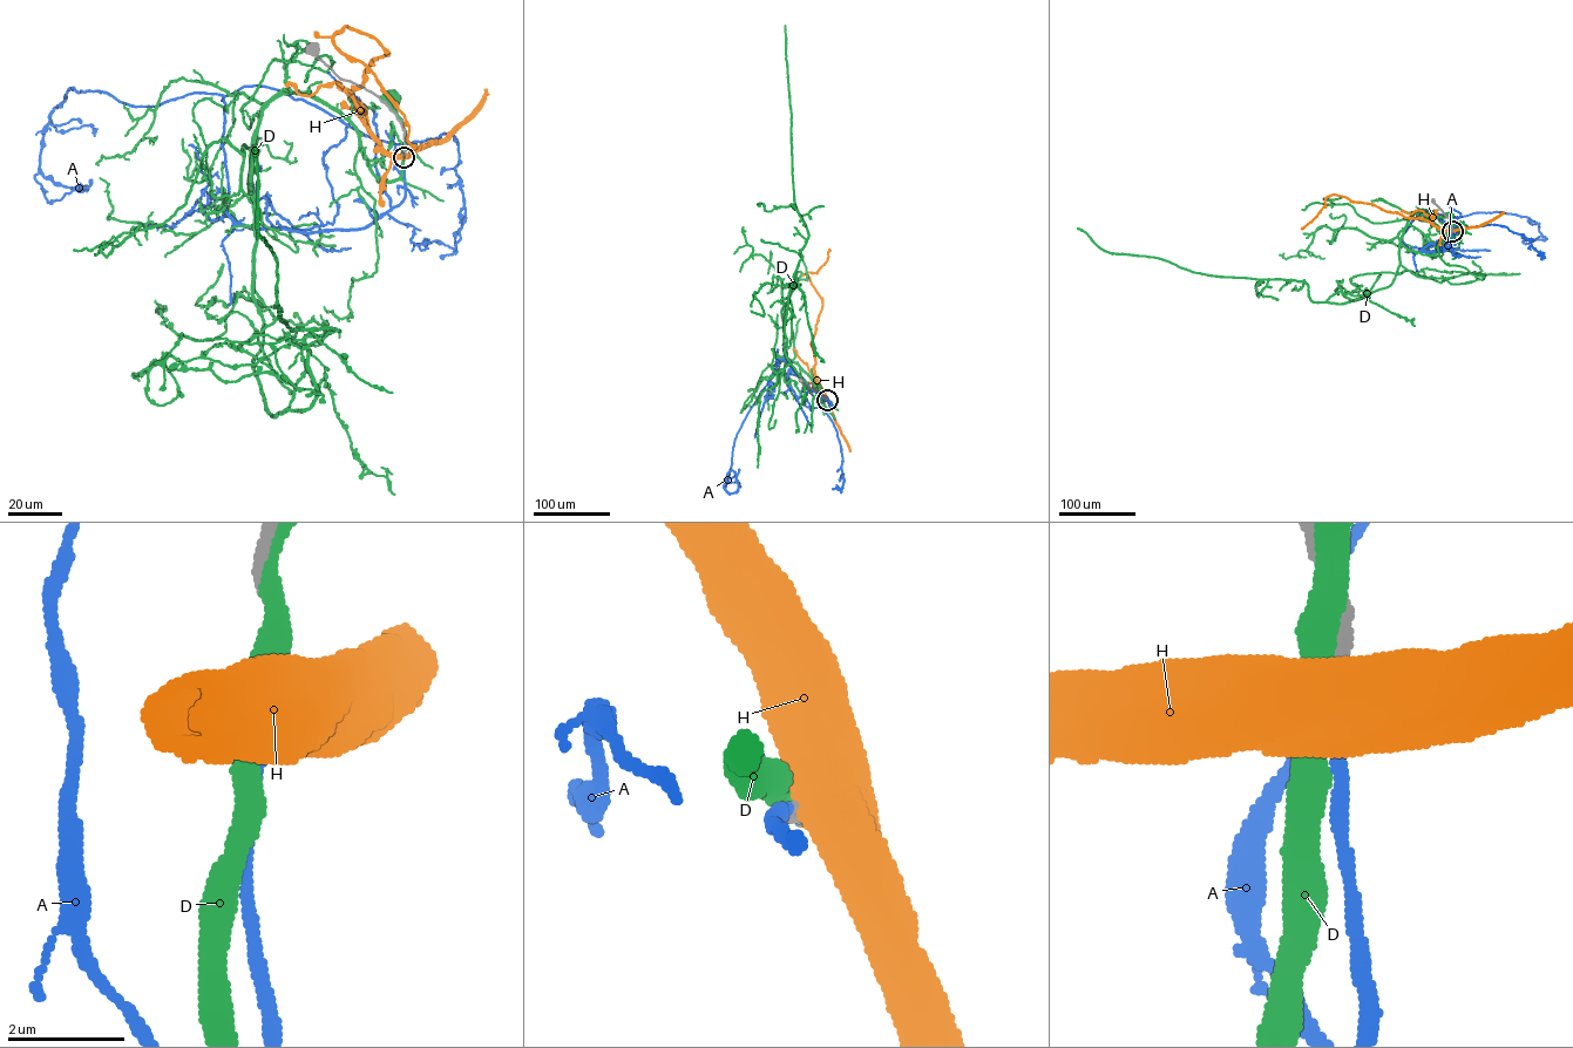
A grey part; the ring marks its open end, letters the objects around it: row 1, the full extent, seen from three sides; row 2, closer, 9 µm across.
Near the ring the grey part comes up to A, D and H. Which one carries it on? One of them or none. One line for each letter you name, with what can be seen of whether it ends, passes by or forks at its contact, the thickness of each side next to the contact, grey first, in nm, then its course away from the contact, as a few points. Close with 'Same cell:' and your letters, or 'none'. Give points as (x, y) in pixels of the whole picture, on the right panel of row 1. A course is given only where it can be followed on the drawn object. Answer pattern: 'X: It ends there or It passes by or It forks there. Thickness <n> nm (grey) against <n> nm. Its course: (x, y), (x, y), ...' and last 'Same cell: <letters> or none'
A: It ends there. Thickness 240 nm (grey) against 240 nm. Its course: (1452, 231), (1443, 251), (1402, 240), (1417, 216), (1435, 213), (1516, 213), (1546, 238), (1521, 237)
Same cell: A

